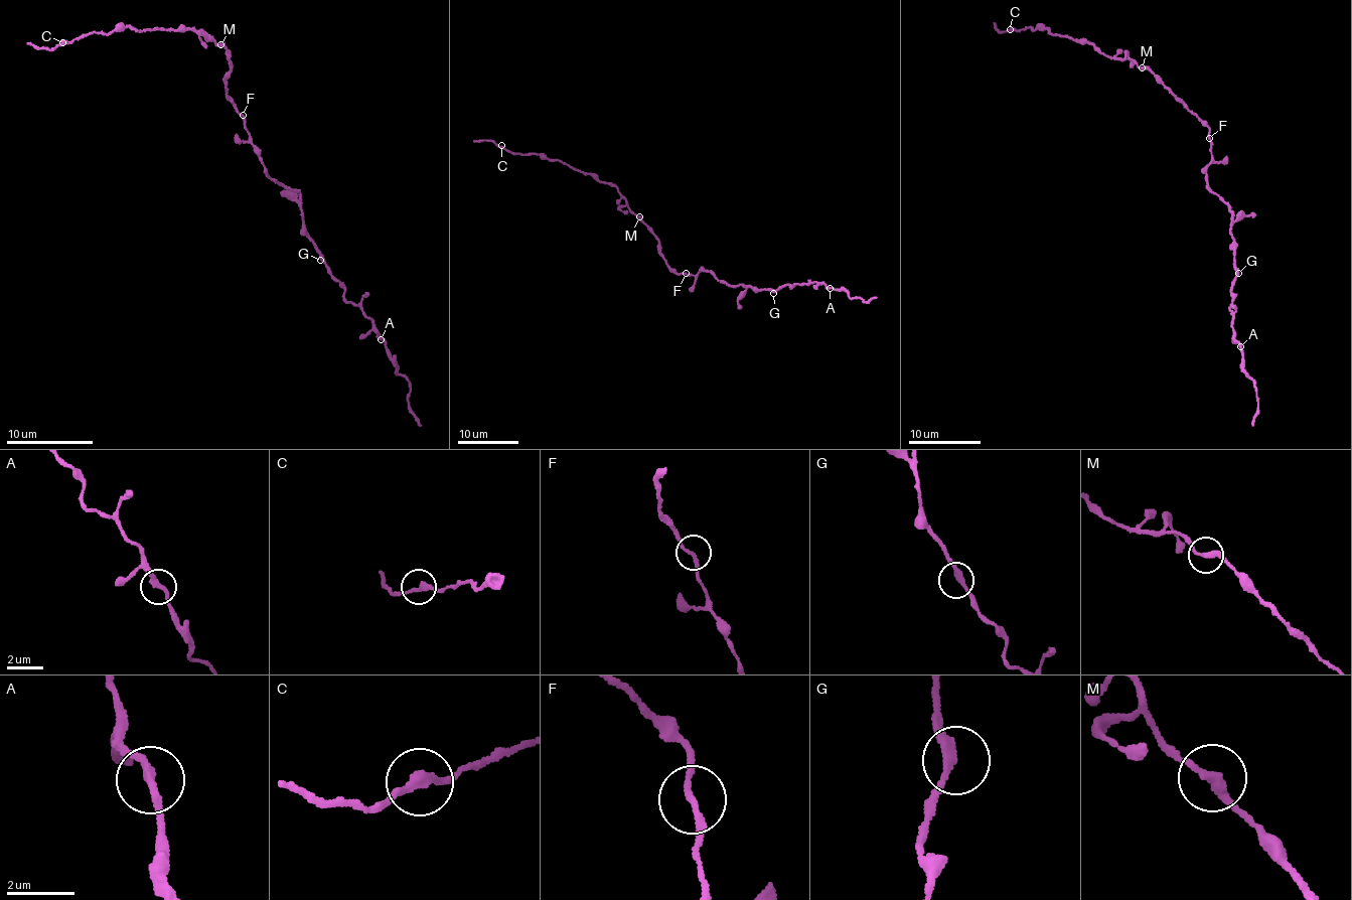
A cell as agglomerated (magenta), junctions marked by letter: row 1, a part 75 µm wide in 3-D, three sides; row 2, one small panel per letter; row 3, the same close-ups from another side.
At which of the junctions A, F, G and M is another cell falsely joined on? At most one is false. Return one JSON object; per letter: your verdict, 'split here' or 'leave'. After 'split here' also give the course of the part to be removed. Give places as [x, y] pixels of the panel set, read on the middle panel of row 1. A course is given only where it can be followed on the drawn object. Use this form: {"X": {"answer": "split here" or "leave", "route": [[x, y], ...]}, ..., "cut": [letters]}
{"A": {"answer": "leave"}, "F": {"answer": "leave"}, "G": {"answer": "leave"}, "M": {"answer": "split here", "route": [[639, 216], [629, 208], [614, 185], [599, 182], [589, 173], [538, 154], [506, 151], [490, 140], [474, 142]]}, "cut": ["M"]}

